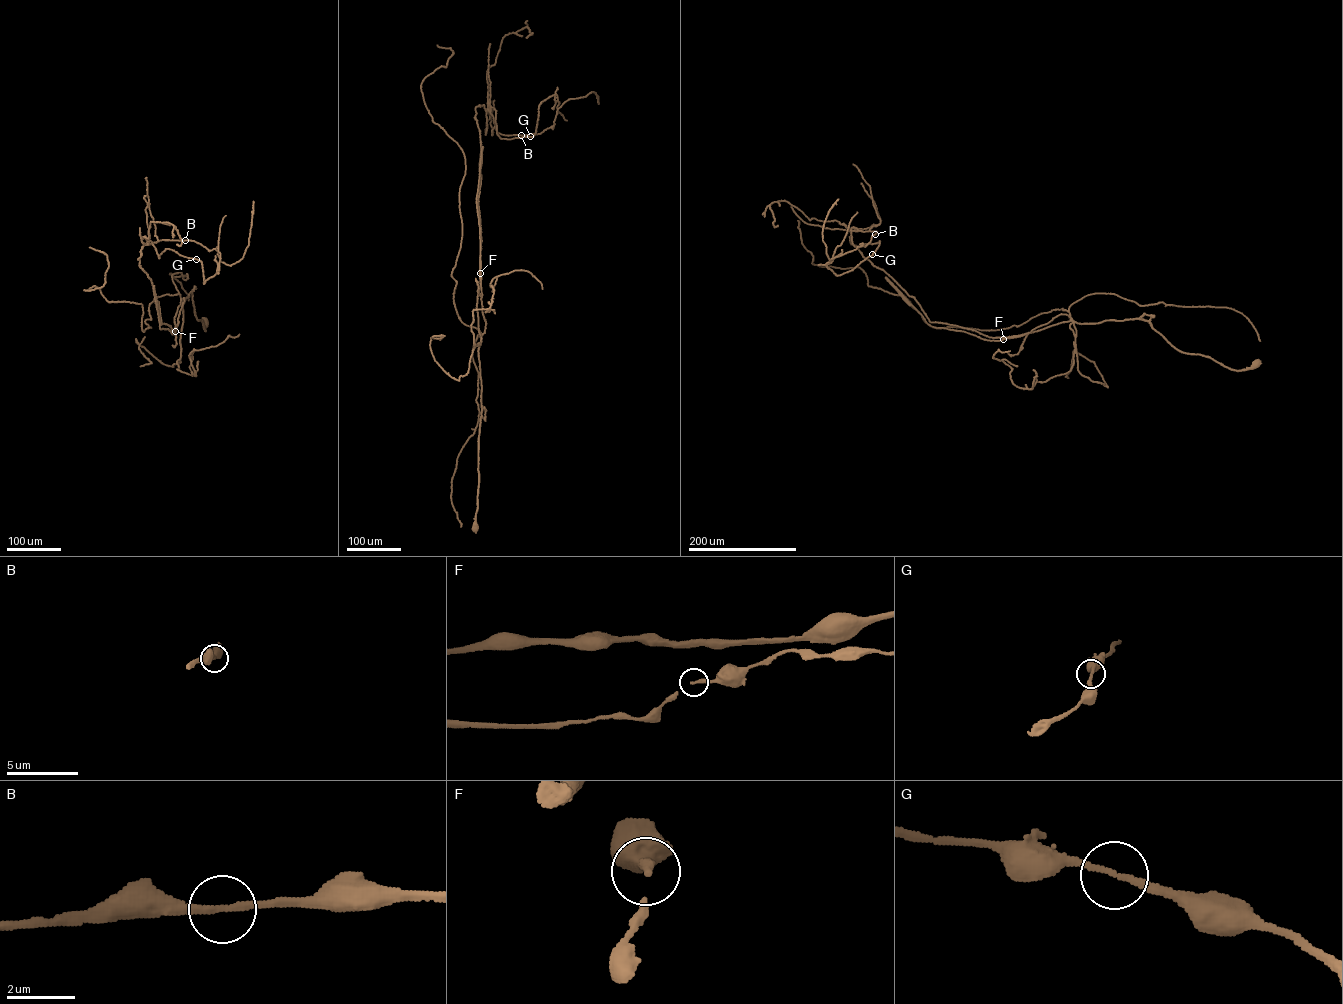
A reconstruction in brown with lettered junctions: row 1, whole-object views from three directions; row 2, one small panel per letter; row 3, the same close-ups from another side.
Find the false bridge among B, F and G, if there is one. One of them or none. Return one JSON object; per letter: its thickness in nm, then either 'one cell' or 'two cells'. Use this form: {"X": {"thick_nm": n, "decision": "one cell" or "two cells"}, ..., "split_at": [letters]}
{"B": {"thick_nm": 200, "decision": "one cell"}, "F": {"thick_nm": 190, "decision": "one cell"}, "G": {"thick_nm": 170, "decision": "one cell"}, "split_at": []}

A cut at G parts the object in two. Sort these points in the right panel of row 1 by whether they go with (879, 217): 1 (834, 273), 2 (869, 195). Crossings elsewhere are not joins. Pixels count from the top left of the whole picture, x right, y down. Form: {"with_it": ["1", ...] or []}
{"with_it": ["2"]}

